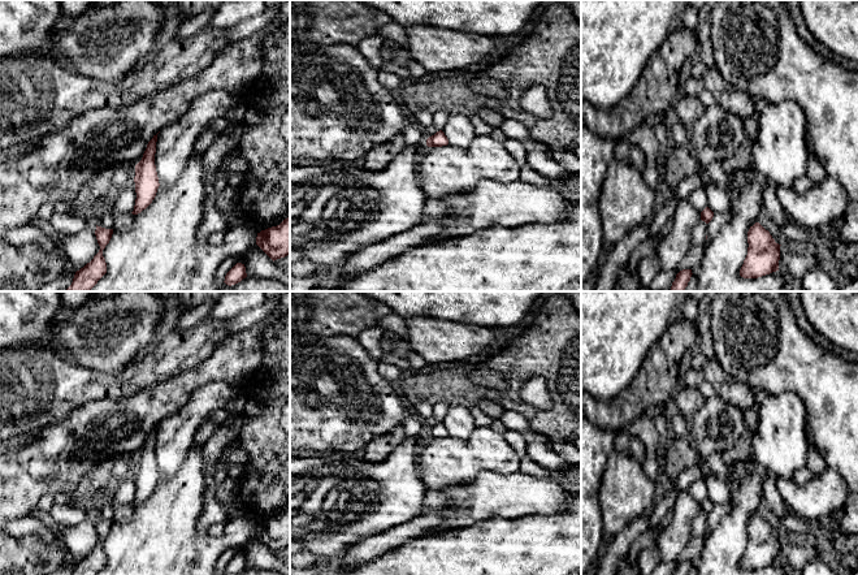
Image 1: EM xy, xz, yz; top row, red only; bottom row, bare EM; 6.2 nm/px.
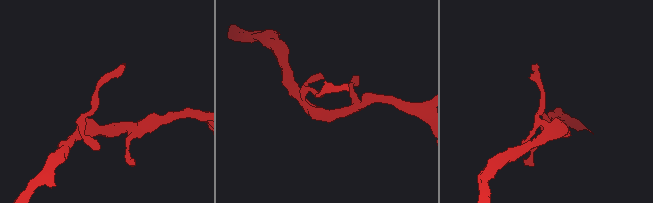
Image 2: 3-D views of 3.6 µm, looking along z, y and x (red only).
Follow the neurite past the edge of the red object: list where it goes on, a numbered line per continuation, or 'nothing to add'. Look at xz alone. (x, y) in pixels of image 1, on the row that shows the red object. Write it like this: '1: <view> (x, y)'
nothing to add

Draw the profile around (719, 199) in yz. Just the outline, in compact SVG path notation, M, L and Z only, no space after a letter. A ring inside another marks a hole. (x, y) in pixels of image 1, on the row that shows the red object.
M706 180L703 186L708 200L707 207L714 213L727 212L731 209L731 199L732 199L731 190L722 189L710 180Z

